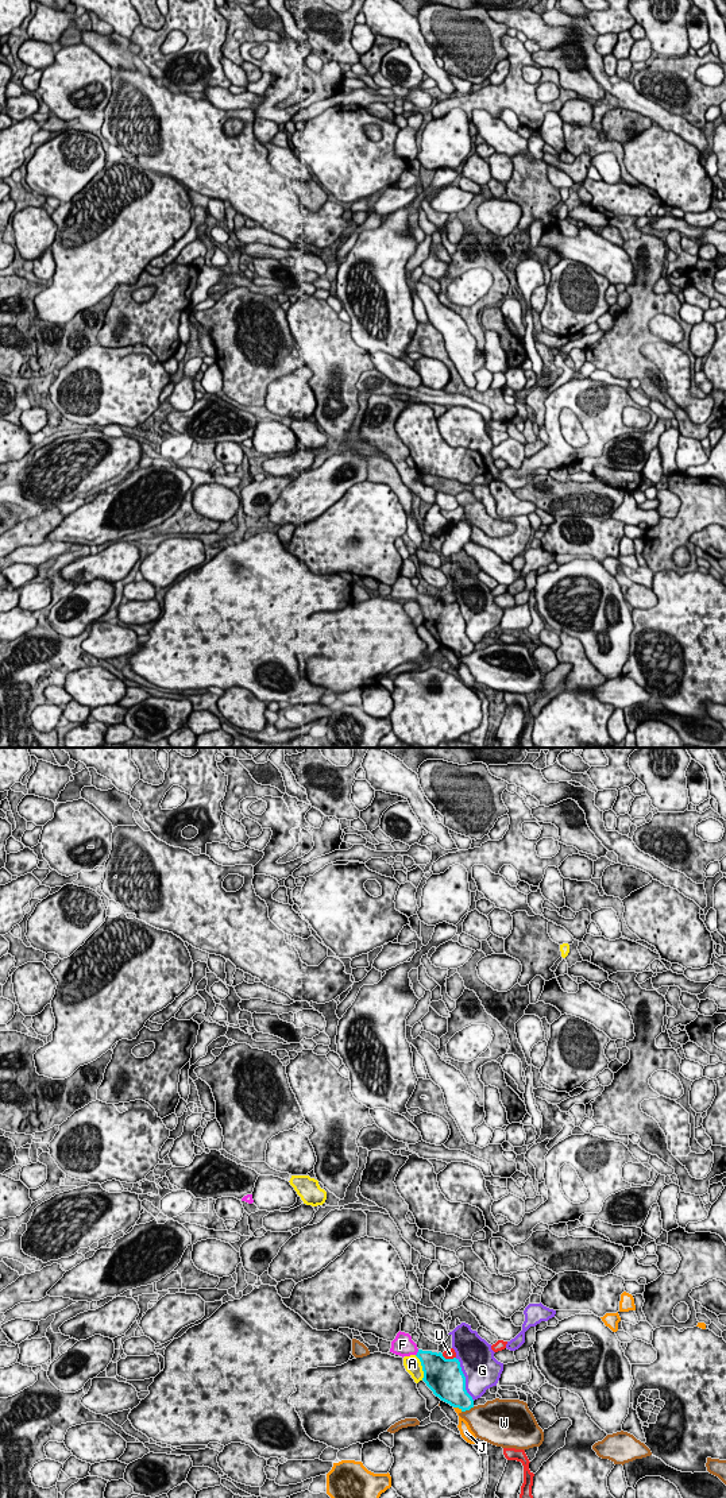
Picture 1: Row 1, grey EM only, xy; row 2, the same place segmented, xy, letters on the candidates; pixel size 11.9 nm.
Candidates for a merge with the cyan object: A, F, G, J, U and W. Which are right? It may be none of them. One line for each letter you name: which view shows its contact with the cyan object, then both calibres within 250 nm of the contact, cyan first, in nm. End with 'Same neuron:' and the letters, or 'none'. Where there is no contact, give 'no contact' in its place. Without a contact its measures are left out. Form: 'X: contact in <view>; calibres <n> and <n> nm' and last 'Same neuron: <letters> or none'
F: contact in xy; calibres 280 and 240 nm
Same neuron: F

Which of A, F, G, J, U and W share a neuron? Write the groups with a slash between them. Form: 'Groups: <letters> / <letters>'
Groups: A / F / G / J / U / W

